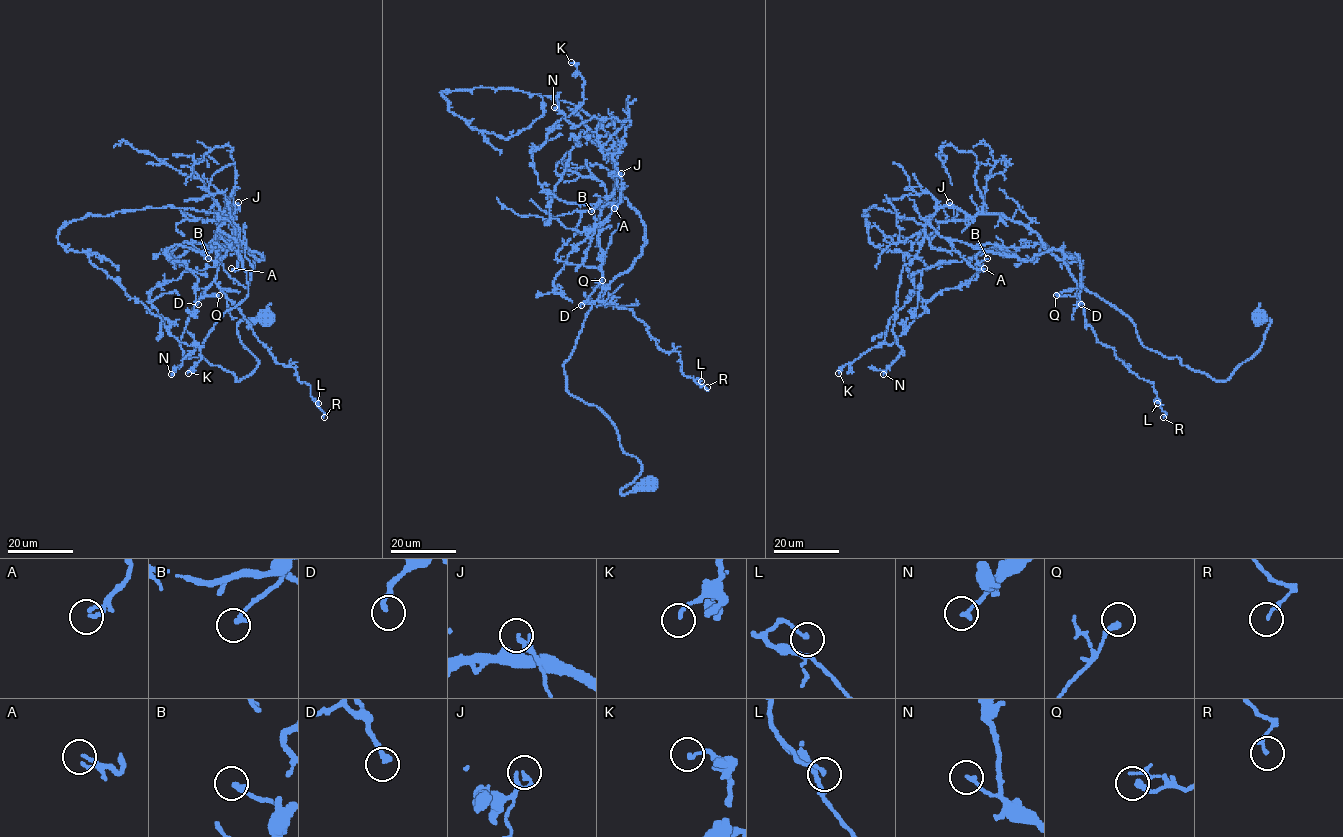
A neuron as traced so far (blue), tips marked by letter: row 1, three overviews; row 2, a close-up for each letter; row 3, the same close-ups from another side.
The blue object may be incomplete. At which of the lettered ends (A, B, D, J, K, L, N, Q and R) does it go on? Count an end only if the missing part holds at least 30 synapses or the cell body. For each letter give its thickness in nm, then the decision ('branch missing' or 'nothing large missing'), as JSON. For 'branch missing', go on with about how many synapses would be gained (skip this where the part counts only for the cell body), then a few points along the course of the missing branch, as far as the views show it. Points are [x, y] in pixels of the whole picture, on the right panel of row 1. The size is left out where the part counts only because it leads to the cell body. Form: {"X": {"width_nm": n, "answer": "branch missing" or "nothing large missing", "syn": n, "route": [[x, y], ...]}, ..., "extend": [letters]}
{"A": {"width_nm": 100, "answer": "nothing large missing"}, "B": {"width_nm": 200, "answer": "nothing large missing"}, "D": {"width_nm": 240, "answer": "nothing large missing"}, "J": {"width_nm": 130, "answer": "nothing large missing"}, "K": {"width_nm": 140, "answer": "nothing large missing"}, "L": {"width_nm": 160, "answer": "nothing large missing"}, "N": {"width_nm": 190, "answer": "nothing large missing"}, "Q": {"width_nm": 280, "answer": "nothing large missing"}, "R": {"width_nm": 110, "answer": "nothing large missing"}, "extend": []}

